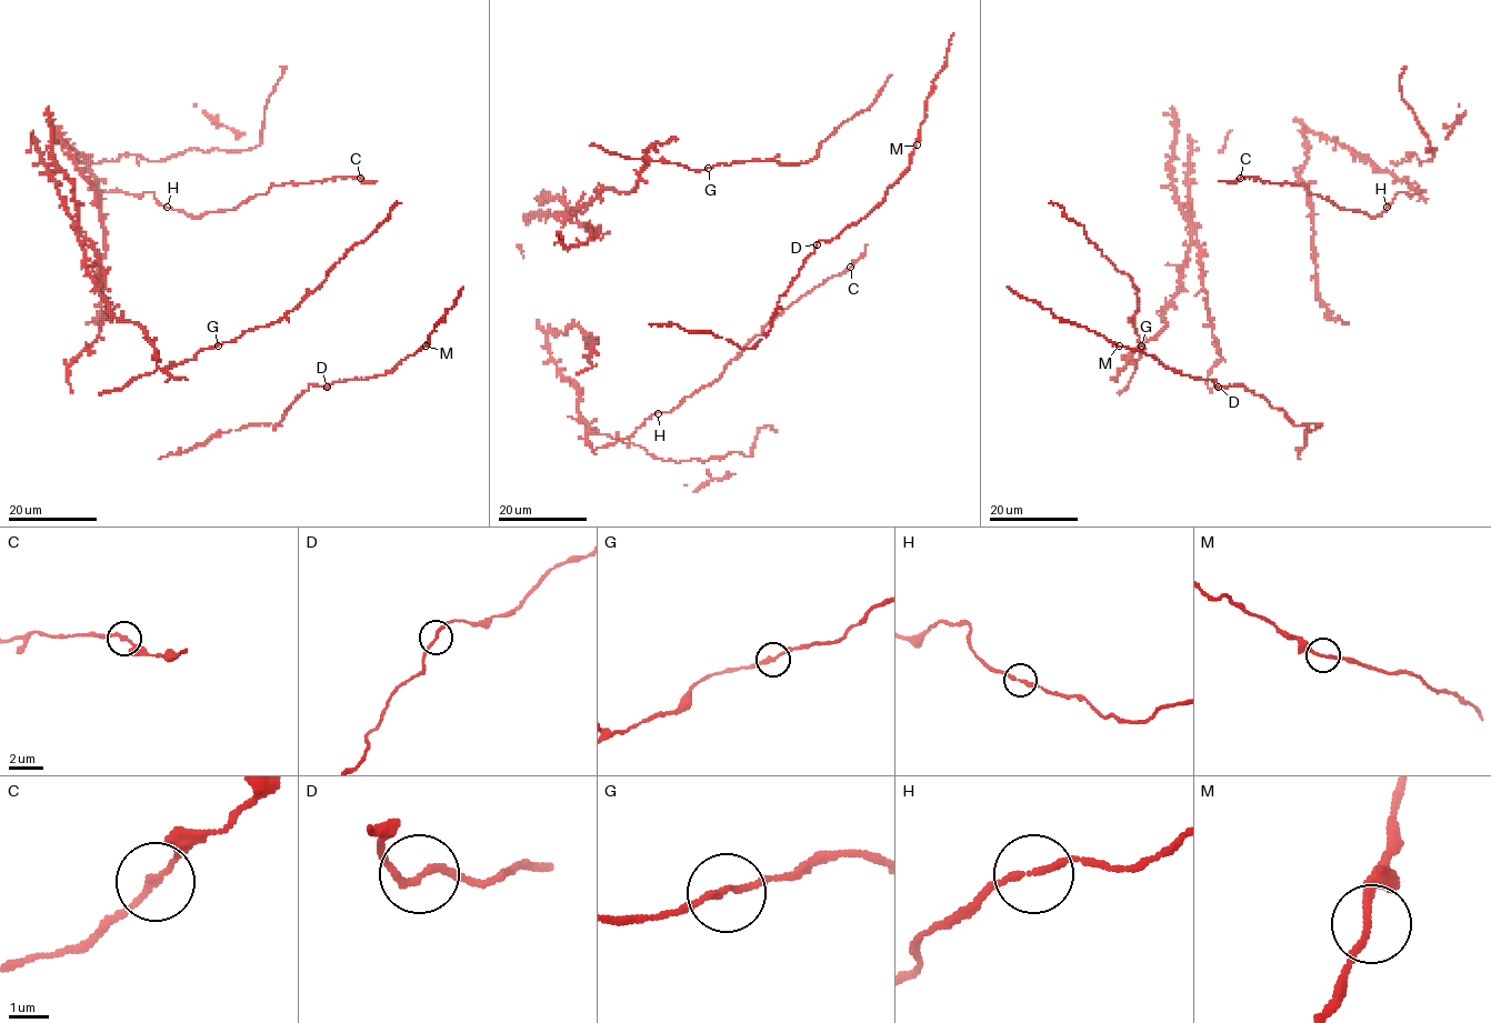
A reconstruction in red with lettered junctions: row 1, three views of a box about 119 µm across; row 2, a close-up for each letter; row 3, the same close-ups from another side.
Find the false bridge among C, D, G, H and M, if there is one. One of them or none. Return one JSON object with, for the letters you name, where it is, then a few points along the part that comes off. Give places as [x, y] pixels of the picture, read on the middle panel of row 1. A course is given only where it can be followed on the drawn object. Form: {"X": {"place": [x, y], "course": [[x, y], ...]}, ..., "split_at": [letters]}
{"split_at": []}

